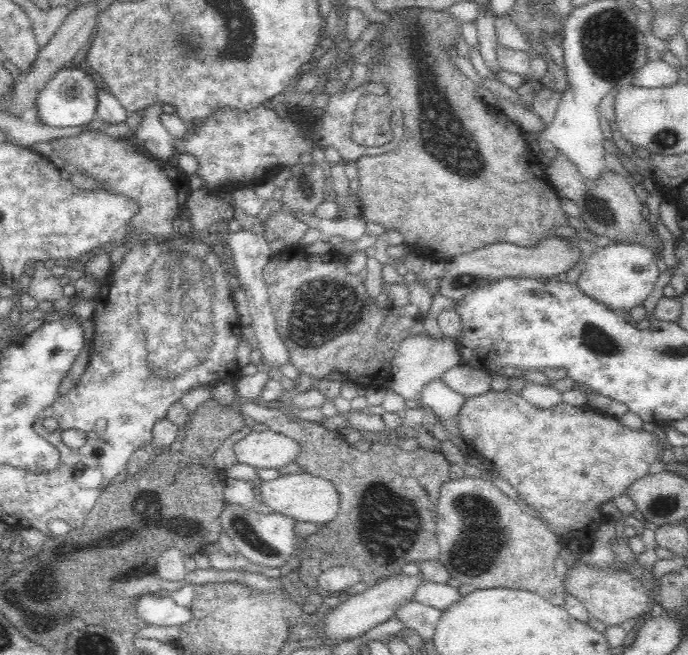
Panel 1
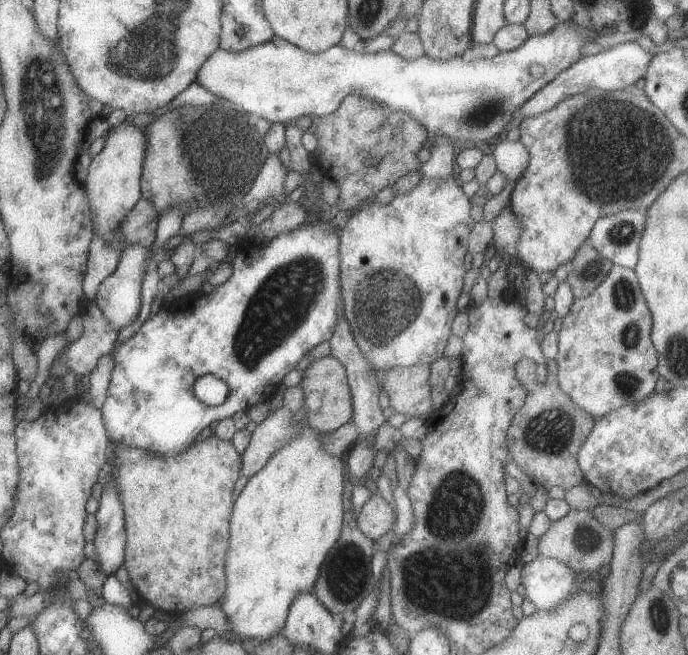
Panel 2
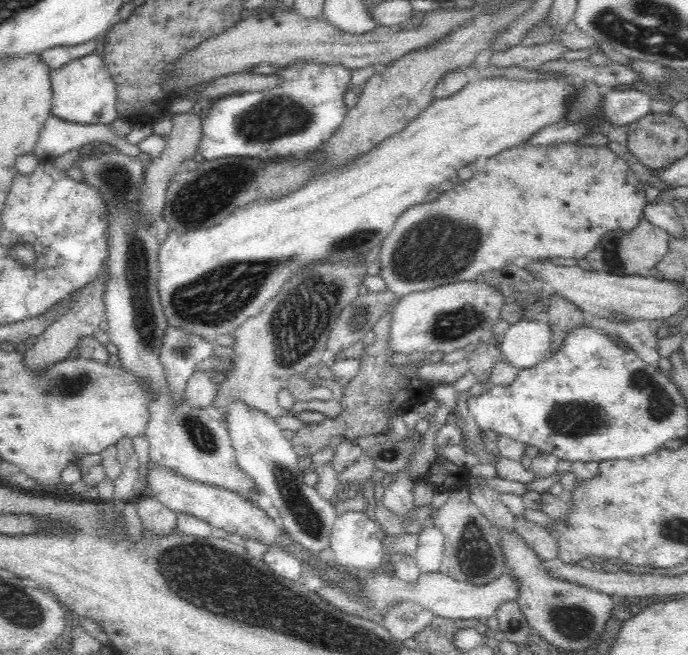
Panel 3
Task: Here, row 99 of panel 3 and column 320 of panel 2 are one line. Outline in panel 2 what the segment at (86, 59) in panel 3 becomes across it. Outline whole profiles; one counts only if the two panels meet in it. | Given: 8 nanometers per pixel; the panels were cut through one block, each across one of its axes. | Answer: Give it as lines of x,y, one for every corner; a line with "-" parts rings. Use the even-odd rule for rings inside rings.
570,20
559,23
550,33
529,37
518,49
500,51
500,54
491,60
481,58
471,62
466,62
460,55
450,59
434,59
424,54
416,59
406,59
391,49
370,53
360,48
347,50
341,45
320,53
308,53
274,36
269,42
240,53
230,53
218,48
198,70
195,82
212,94
228,100
230,104
239,105
245,112
266,119
271,125
286,125
296,120
302,122
302,116
314,118
333,114
346,96
357,95
386,106
393,112
409,115
428,134
441,135
458,147
464,142
477,143
478,140
488,140
505,130
519,114
524,102
533,98
546,84
584,57
581,49
587,43
591,43
591,38
613,32
621,39
630,35
626,26
596,33
577,26

